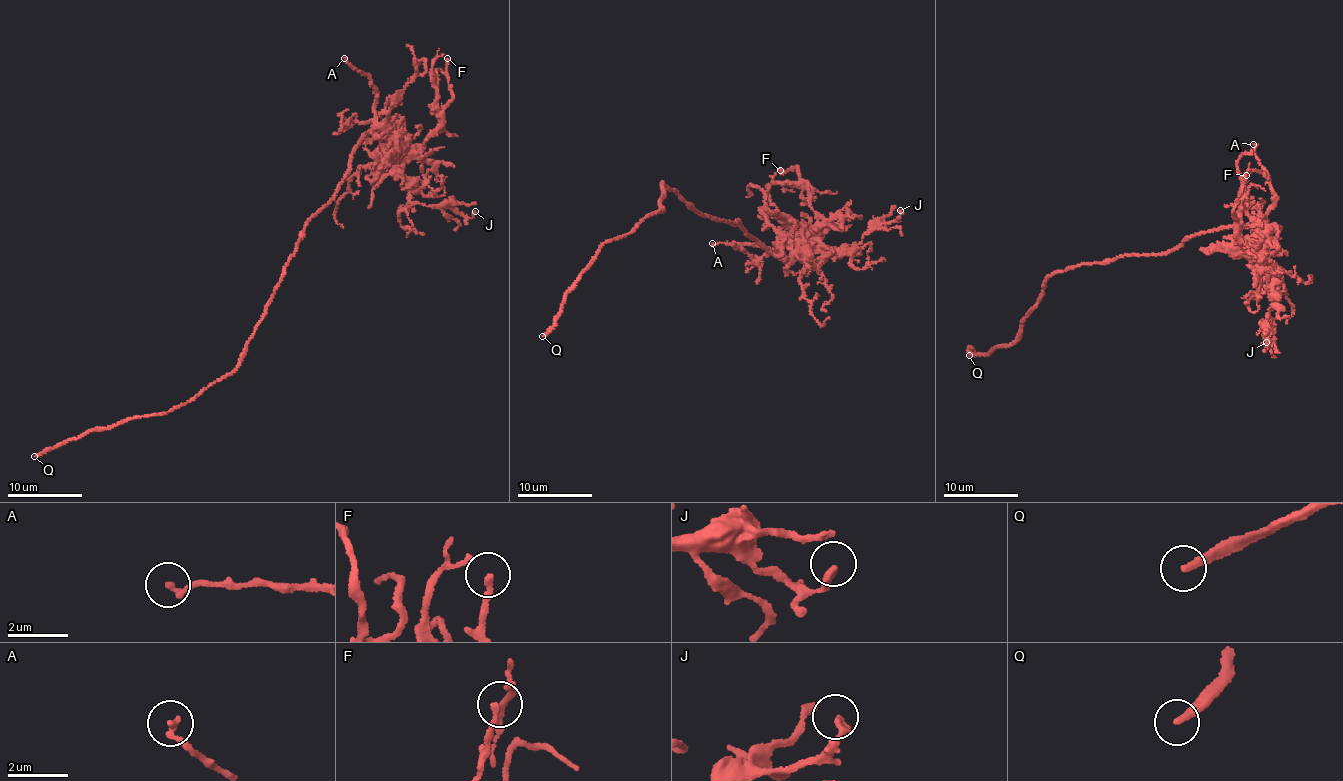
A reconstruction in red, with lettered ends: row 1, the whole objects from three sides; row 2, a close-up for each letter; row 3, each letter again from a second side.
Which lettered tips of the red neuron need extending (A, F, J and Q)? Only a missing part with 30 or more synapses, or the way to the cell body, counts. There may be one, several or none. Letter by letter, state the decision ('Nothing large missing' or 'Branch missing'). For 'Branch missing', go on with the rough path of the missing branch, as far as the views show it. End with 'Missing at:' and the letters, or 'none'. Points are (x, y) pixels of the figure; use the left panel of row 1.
A: Nothing large missing
F: Nothing large missing
J: Nothing large missing
Q: Branch missing
Missing at: Q

